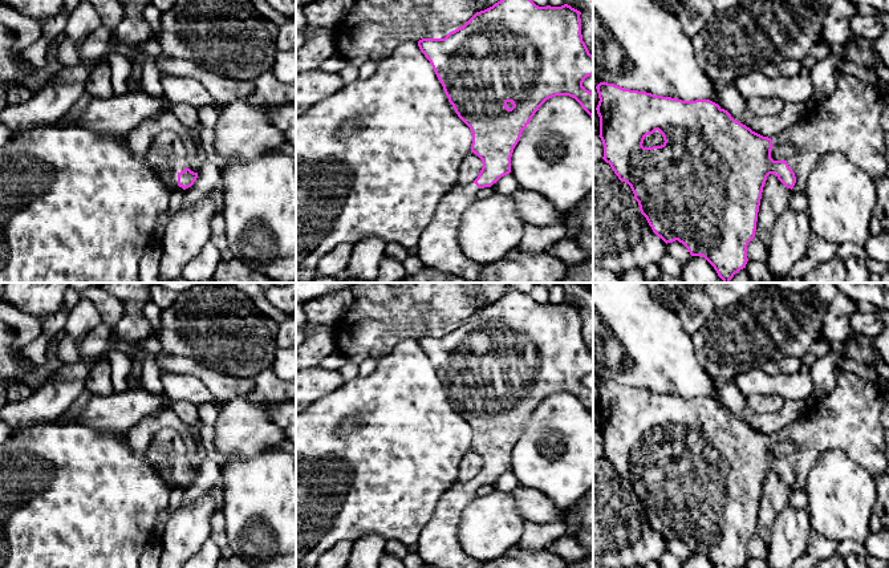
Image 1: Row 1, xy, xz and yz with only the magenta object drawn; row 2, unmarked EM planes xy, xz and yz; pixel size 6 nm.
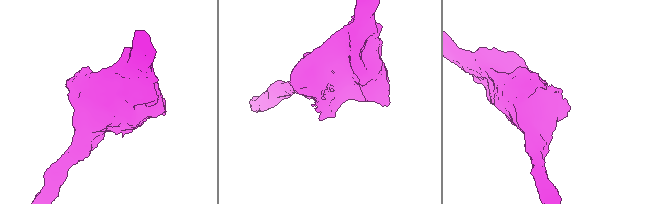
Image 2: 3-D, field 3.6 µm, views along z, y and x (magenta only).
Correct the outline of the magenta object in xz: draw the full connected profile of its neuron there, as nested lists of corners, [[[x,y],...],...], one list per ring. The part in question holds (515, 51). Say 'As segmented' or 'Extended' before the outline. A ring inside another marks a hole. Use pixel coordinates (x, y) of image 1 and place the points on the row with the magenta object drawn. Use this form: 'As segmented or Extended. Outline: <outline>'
Extended. Outline: [[[500,0],[495,3],[492,7],[476,12],[463,27],[450,32],[444,38],[422,38],[418,41],[418,46],[421,52],[425,54],[425,57],[430,61],[439,82],[443,86],[443,90],[448,98],[448,102],[452,105],[455,113],[458,117],[470,127],[472,133],[472,143],[471,143],[471,153],[476,154],[482,162],[483,167],[478,175],[478,178],[472,183],[462,184],[458,183],[454,187],[451,187],[443,198],[438,202],[435,206],[434,214],[427,223],[427,226],[423,228],[423,231],[419,235],[418,242],[418,257],[423,263],[423,265],[429,269],[437,269],[446,275],[455,275],[464,277],[467,280],[475,280],[480,271],[483,269],[483,264],[471,260],[467,257],[458,243],[458,231],[462,222],[462,215],[466,212],[466,210],[476,200],[476,192],[480,188],[491,187],[494,183],[496,183],[502,177],[511,173],[511,157],[513,153],[515,146],[517,145],[520,135],[523,130],[527,127],[535,113],[539,110],[539,107],[549,98],[556,96],[569,96],[575,98],[581,107],[590,115],[593,119],[593,93],[586,90],[582,86],[582,82],[586,77],[593,76],[593,56],[589,53],[585,42],[582,41],[581,35],[581,12],[572,8],[568,4],[564,4],[561,7],[539,7],[532,0]]]

